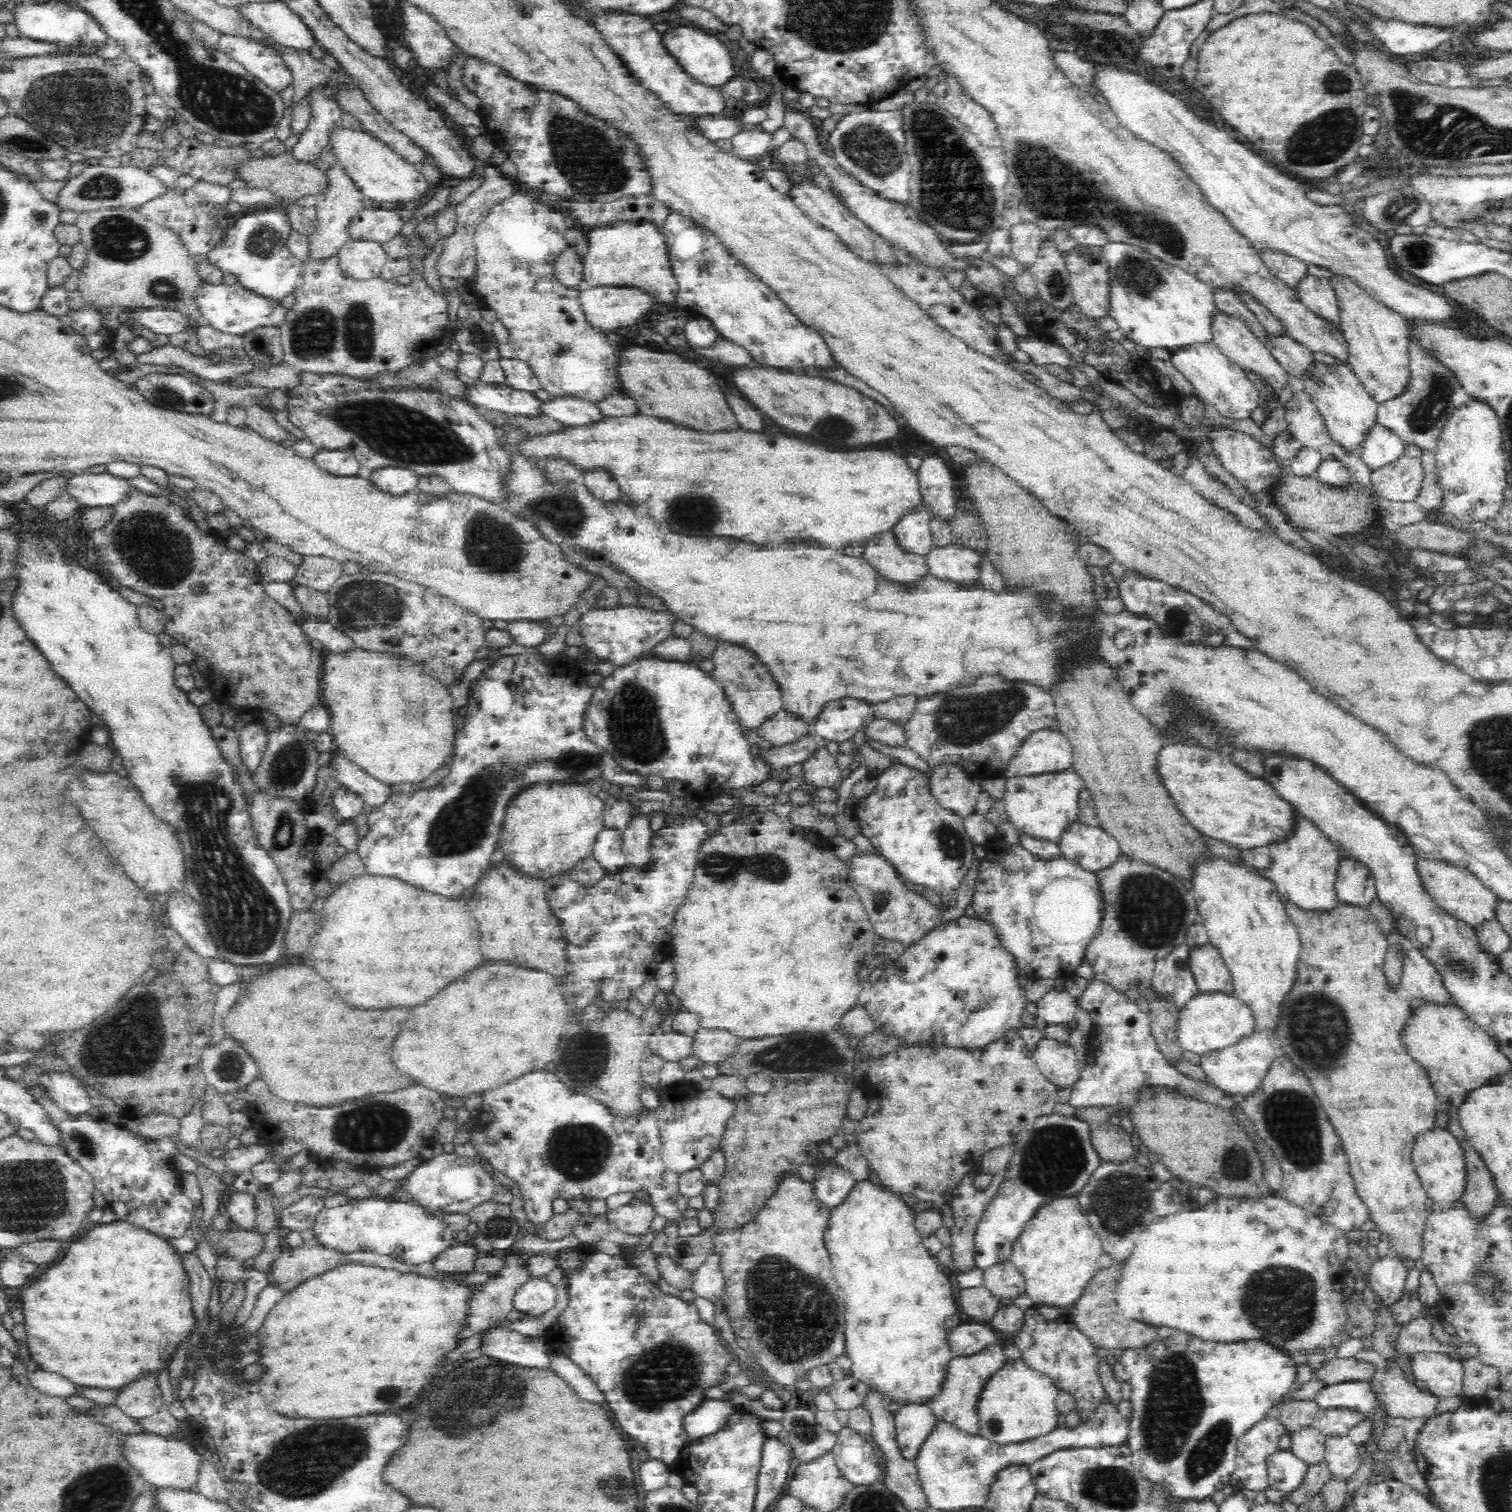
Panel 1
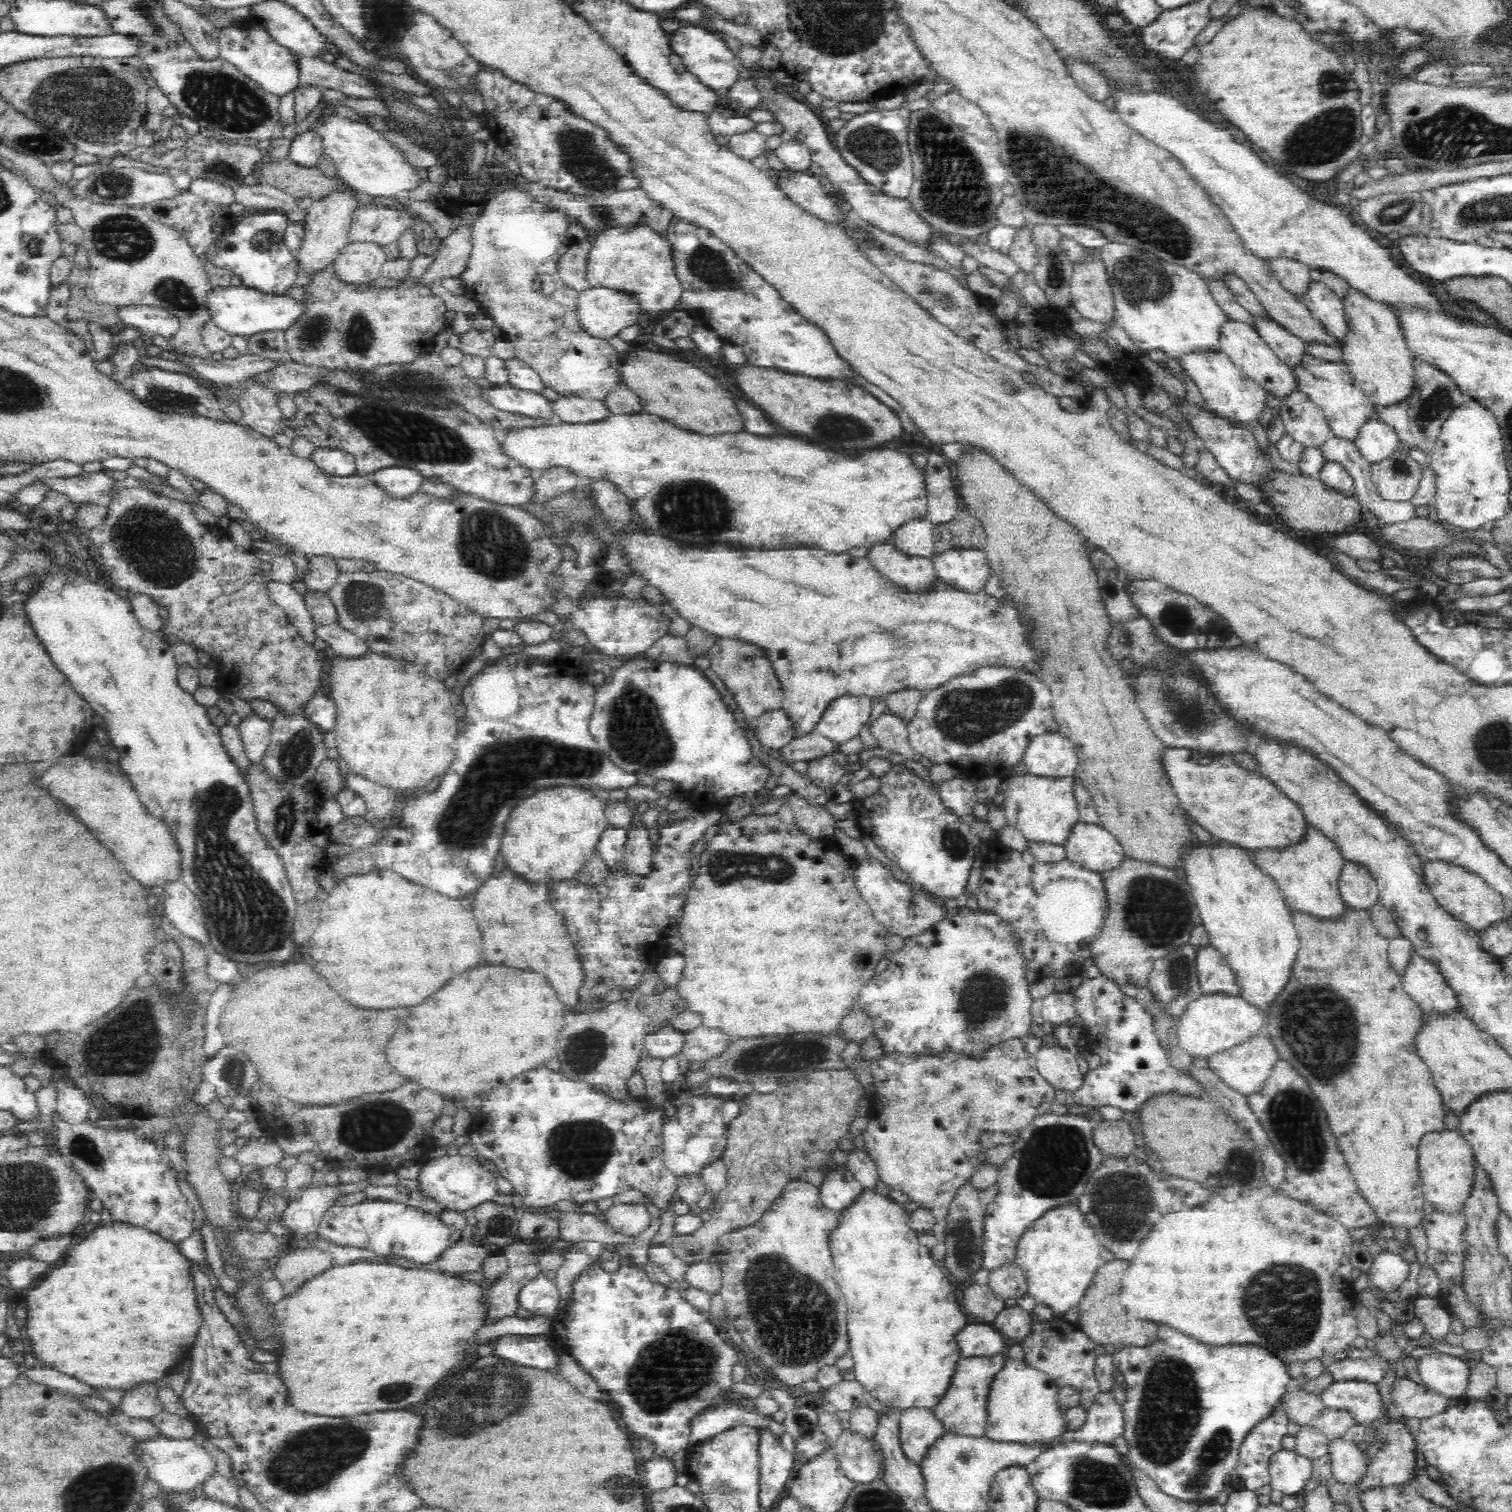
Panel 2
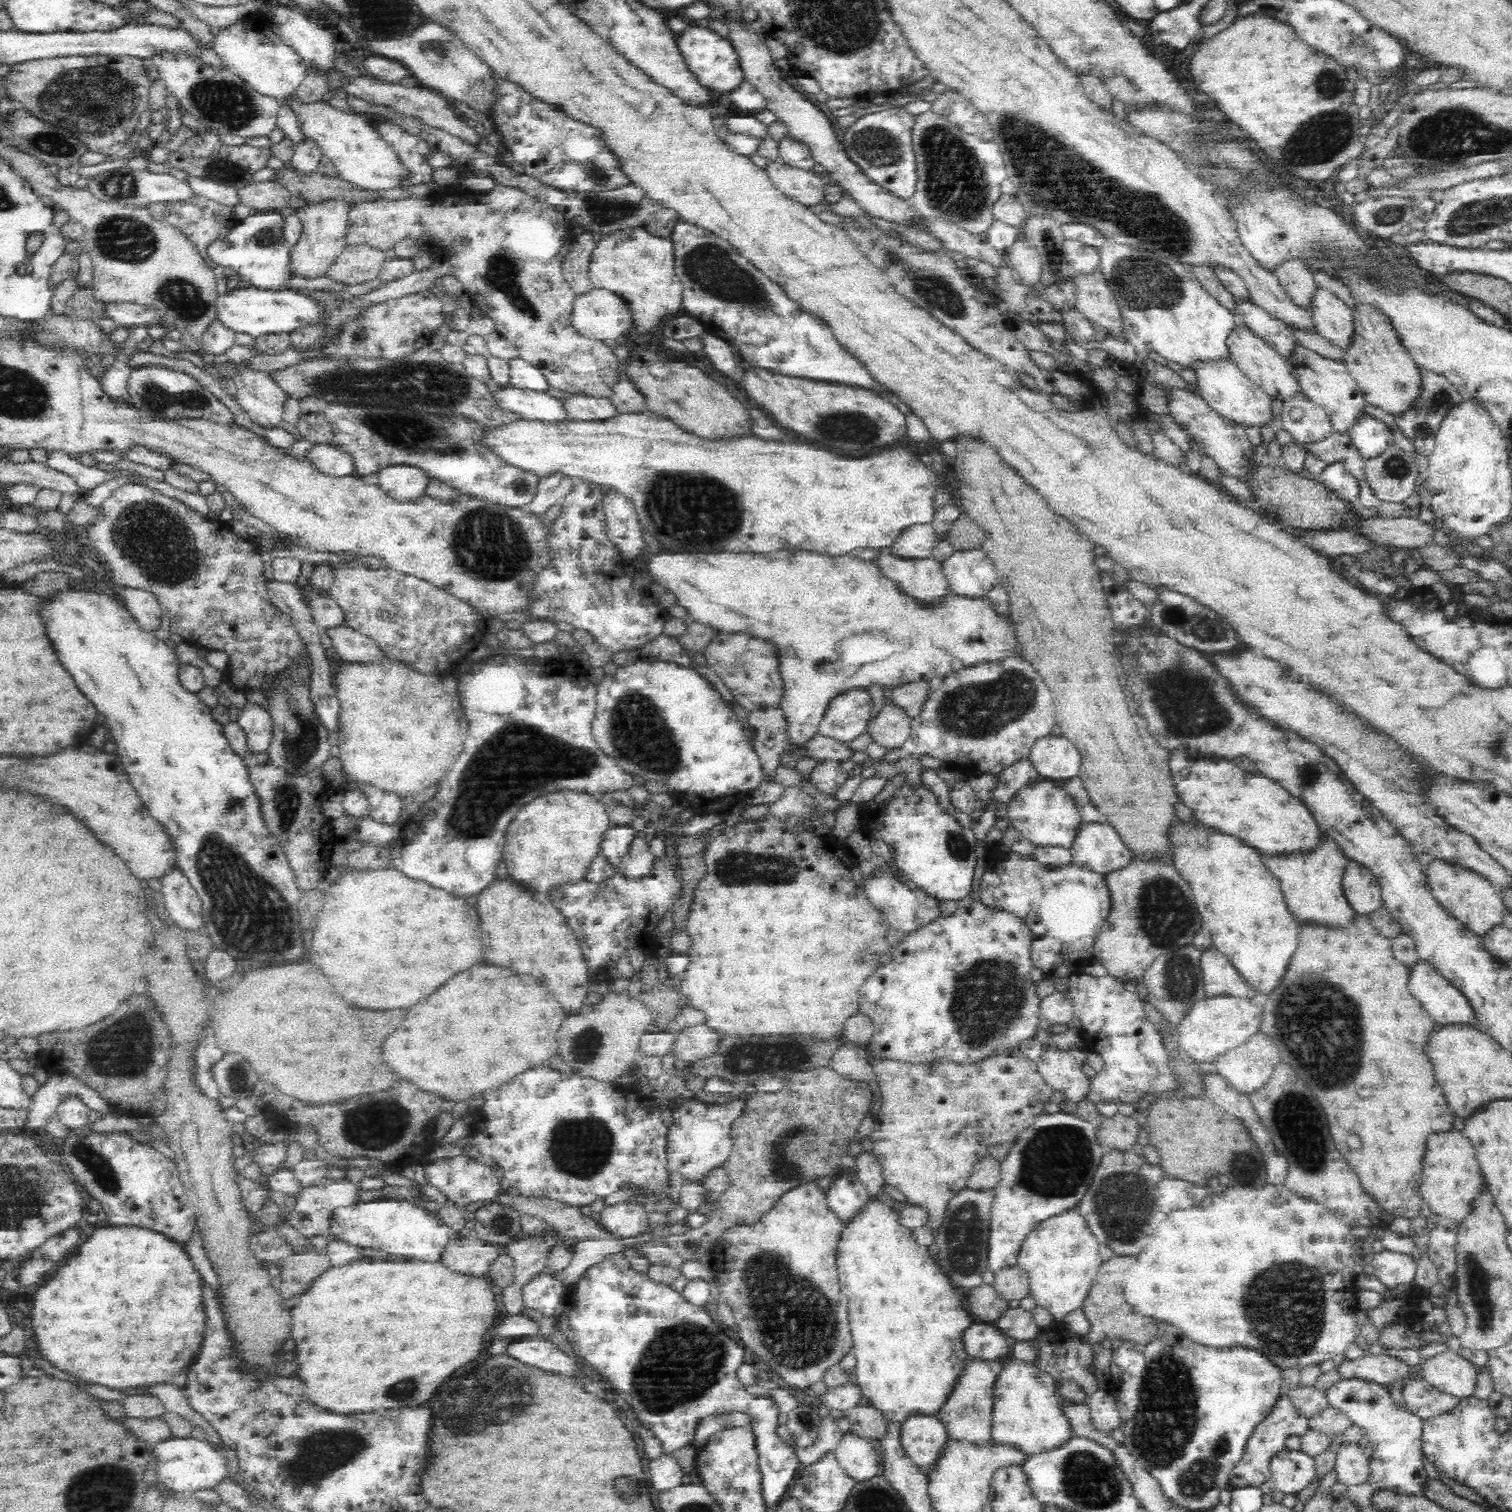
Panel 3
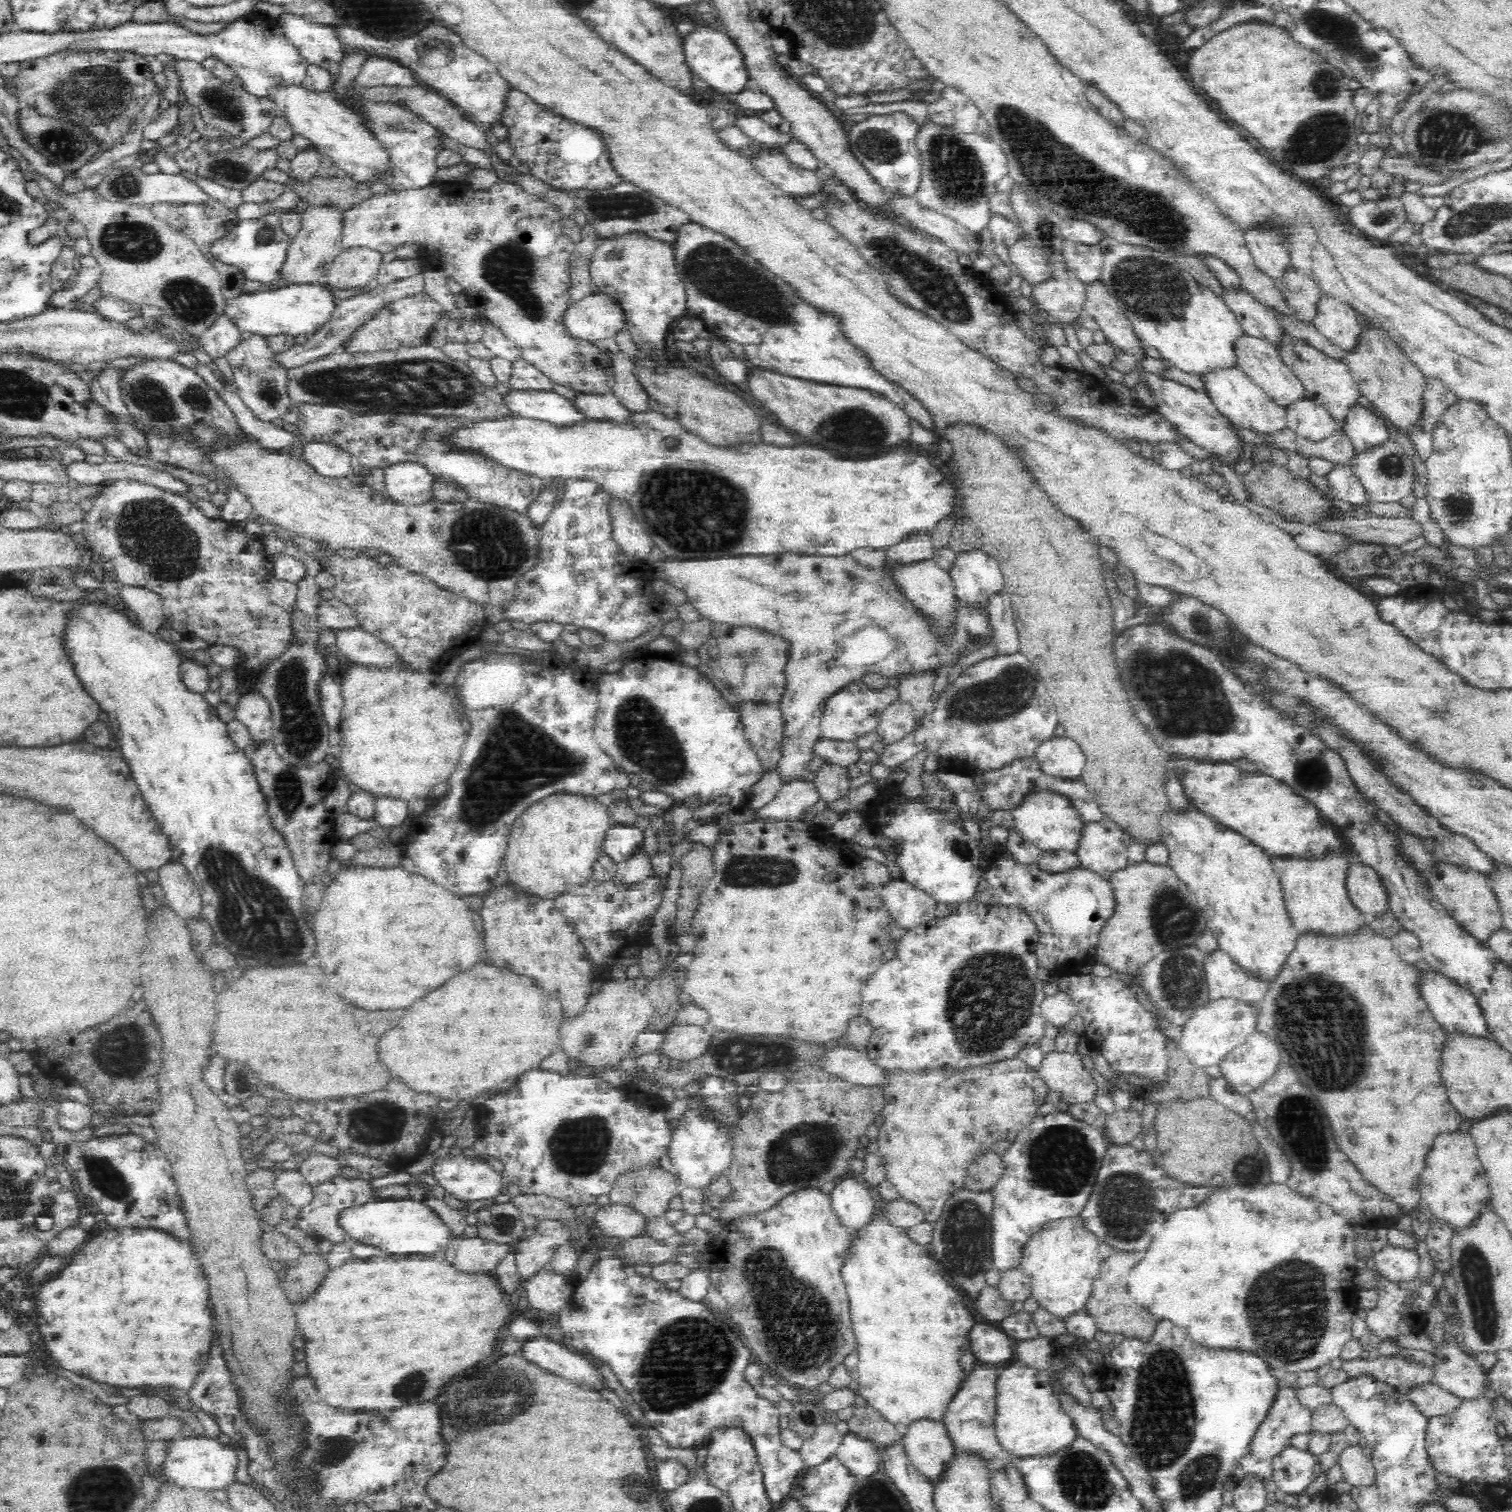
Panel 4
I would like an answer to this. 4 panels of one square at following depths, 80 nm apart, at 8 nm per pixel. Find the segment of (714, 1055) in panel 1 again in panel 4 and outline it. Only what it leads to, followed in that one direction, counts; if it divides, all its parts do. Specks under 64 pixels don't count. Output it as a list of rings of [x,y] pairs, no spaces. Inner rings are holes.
[[[679,1024],[674,1032],[668,1032],[668,1034],[662,1032],[662,1034],[664,1036],[659,1044],[659,1052],[668,1058],[692,1060],[709,1050],[712,1031],[709,1027]]]

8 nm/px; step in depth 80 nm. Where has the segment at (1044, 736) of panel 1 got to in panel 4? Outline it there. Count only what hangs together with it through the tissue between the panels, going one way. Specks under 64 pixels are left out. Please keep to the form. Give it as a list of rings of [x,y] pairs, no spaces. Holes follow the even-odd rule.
[[[1066,735],[1054,736],[1042,742],[1034,757],[1042,772],[1060,779],[1080,779],[1085,766],[1085,756],[1080,745]]]

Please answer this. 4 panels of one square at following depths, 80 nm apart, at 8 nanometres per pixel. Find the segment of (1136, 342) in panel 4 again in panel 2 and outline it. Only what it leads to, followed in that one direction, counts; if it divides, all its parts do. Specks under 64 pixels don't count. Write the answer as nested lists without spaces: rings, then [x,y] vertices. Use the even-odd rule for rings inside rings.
[[[1088,249],[1087,259],[1073,266],[1070,280],[1072,304],[1084,318],[1104,326],[1117,325],[1117,311],[1100,249]]]

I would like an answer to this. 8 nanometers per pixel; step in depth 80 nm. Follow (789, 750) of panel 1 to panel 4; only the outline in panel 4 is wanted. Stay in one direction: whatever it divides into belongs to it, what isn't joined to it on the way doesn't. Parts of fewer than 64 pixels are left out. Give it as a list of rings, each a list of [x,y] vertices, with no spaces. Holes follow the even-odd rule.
[[[821,737],[814,746],[815,756],[821,756],[826,763],[843,766],[852,766],[862,758],[862,751],[854,741],[840,742]]]

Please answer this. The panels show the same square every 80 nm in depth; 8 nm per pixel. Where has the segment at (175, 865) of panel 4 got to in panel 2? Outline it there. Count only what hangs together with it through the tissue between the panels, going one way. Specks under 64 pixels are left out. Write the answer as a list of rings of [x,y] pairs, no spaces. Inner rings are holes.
[[[181,877],[165,882],[163,889],[162,902],[164,902],[164,912],[168,920],[181,932],[182,936],[198,939],[200,943],[204,943],[206,952],[214,953],[215,949],[209,942],[209,934],[198,897],[181,880]]]

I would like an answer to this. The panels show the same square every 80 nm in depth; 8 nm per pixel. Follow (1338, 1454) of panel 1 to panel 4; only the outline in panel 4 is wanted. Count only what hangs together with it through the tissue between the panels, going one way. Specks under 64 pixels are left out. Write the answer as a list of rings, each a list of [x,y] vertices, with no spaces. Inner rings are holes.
[[[1348,1445],[1340,1454],[1340,1464],[1343,1479],[1353,1488],[1376,1485],[1371,1457],[1362,1453],[1360,1445]]]

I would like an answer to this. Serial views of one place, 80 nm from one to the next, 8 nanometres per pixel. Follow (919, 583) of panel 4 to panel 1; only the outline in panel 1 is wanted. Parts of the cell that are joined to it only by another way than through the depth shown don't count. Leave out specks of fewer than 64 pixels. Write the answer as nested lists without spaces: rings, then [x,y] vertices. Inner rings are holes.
[[[892,531],[880,534],[875,537],[866,547],[864,547],[863,556],[873,568],[888,581],[901,583],[902,585],[914,586],[929,574],[928,561],[926,557],[918,556],[912,553],[906,553],[898,547],[896,538]]]

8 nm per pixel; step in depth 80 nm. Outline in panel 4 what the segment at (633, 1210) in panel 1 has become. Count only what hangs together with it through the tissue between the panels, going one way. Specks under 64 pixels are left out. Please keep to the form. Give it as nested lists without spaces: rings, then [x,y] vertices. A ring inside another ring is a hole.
[[[612,1203],[601,1206],[596,1211],[595,1217],[591,1222],[596,1223],[596,1228],[598,1228],[604,1236],[624,1240],[645,1234],[645,1228],[647,1226],[646,1219],[641,1214],[634,1212],[629,1206],[620,1204],[613,1205]]]

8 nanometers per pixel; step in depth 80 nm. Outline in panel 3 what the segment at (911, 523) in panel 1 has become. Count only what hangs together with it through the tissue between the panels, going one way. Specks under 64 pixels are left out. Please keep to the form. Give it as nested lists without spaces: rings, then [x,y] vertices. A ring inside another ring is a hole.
[[[931,524],[917,525],[904,530],[888,552],[904,560],[931,558],[937,542],[936,532]]]

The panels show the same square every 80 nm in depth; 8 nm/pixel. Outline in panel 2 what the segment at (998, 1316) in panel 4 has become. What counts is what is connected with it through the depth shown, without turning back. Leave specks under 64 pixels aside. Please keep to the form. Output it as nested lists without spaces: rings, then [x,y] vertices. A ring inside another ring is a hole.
[[[988,1283],[960,1288],[959,1296],[962,1310],[978,1318],[976,1322],[992,1324],[998,1314],[1006,1308],[1004,1299],[998,1296]]]

